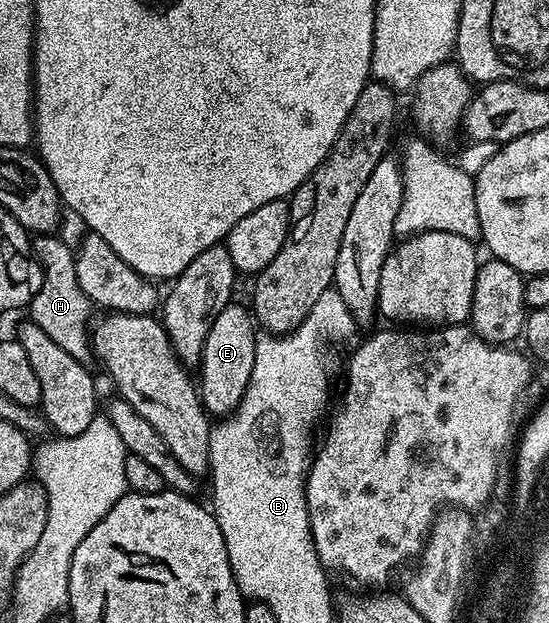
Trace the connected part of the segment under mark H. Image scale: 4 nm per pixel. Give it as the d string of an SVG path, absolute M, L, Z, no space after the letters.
M40 234L33 242L33 257L41 271L41 281L27 310L30 312L30 321L44 329L74 359L86 363L93 352L89 335L93 304L85 296L85 292L81 292L81 284L77 284L75 250L55 234Z

